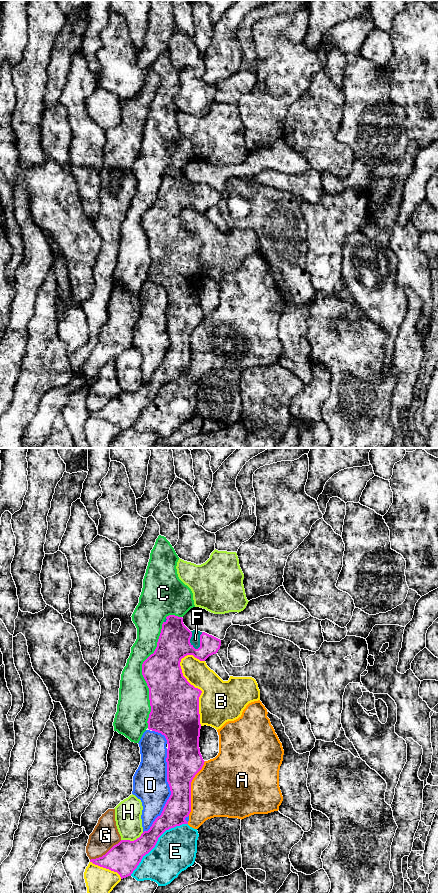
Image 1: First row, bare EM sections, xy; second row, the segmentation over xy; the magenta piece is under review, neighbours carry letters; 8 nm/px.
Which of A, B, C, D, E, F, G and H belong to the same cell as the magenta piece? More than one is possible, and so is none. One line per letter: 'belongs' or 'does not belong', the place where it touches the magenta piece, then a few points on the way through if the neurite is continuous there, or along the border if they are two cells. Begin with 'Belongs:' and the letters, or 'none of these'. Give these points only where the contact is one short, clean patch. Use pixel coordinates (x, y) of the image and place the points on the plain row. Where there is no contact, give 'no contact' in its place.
Belongs: F
A: does not belong; contact xy (190, 340)
B: does not belong; contact xy (197, 240)
C: does not belong; contact xy (142, 226)
D: does not belong; contact xy (171, 344)
E: does not belong; contact xy (156, 394)
F: belongs; contact xy (200, 193)
G: does not belong; contact xy (106, 405)
H: does not belong; contact xy (132, 393)

